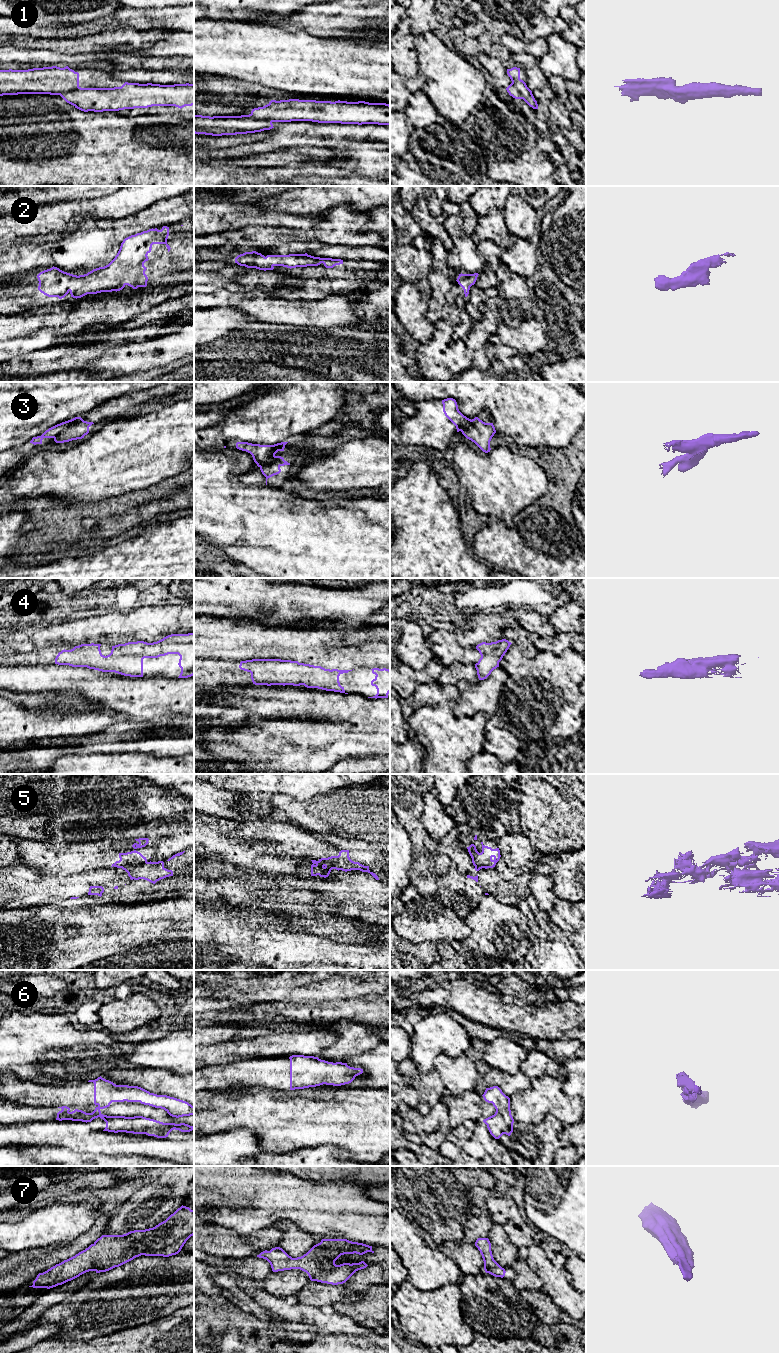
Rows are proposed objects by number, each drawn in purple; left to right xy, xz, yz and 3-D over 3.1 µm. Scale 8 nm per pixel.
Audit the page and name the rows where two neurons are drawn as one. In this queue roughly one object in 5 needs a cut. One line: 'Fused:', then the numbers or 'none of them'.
Fused: 3, 5

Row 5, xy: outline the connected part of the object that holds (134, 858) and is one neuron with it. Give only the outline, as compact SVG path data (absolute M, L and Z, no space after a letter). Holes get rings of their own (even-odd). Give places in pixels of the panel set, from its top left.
M136 850L127 853L119 853L119 858L120 860L112 864L111 867L123 868L147 863L146 857Z

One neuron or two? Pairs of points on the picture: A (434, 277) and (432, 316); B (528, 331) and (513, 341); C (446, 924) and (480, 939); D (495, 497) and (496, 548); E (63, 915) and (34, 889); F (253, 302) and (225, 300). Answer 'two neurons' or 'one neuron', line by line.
A: one neuron
B: one neuron
C: two neurons
D: two neurons
E: two neurons
F: one neuron

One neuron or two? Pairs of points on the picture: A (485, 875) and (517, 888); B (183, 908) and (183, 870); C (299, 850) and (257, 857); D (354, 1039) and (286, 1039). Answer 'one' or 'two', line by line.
A: one
B: two
C: one
D: two

